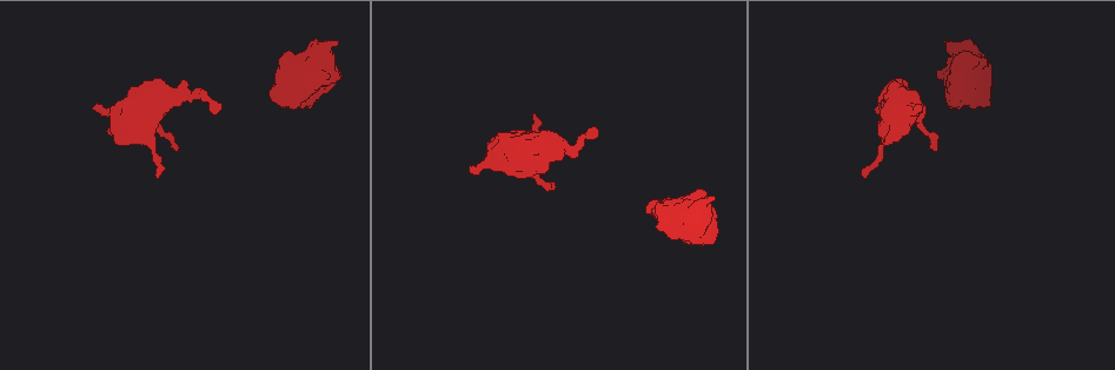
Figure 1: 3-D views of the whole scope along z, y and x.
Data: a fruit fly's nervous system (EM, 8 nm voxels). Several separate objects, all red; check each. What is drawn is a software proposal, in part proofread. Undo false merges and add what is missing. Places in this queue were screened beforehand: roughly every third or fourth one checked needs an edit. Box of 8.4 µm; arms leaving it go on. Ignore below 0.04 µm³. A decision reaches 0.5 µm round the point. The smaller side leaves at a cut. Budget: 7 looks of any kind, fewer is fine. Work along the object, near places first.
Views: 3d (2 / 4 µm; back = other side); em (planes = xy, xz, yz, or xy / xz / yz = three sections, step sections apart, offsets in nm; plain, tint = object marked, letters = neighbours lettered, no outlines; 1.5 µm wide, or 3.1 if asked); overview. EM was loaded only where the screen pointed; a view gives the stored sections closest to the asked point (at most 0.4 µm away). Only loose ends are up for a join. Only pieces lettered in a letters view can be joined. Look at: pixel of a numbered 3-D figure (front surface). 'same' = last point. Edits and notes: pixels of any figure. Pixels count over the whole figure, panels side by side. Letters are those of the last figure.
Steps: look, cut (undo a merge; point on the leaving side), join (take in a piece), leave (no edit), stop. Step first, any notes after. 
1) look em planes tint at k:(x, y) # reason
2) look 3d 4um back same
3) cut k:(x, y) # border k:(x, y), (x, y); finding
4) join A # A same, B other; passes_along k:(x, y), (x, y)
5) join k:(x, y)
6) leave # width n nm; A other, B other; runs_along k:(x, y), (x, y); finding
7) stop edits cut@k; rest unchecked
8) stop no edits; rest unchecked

look 3d 2um at 1:(156, 175) # branch stops here

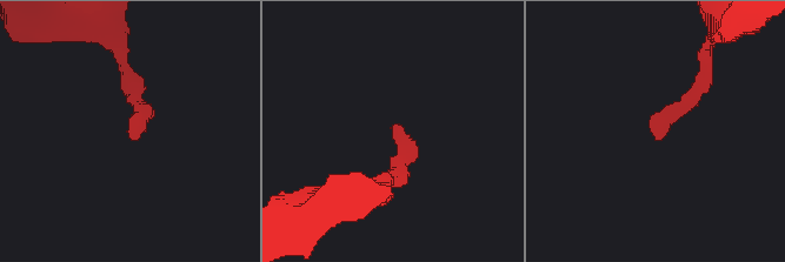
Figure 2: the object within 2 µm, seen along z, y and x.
look em yz step 4 letters at 2:(657, 140) # now the EM

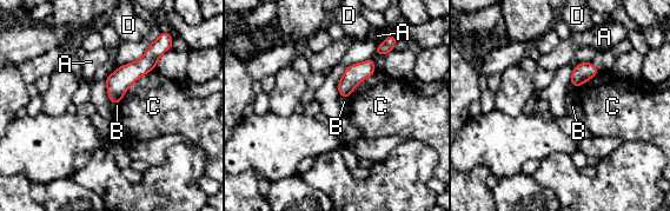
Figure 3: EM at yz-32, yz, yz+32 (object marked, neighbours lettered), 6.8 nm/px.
leave # longest_contact C 340 nm; A other, B other, C other, D other; no lettered piece goes on from it

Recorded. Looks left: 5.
look 3d 2um at 1:(715, 198) # an open end

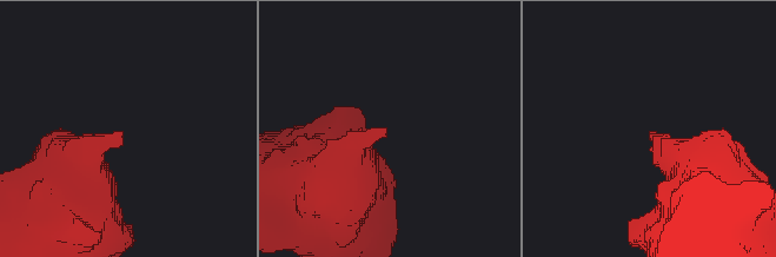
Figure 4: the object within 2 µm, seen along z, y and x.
look em xz step 4 tint at 4:(651, 134)

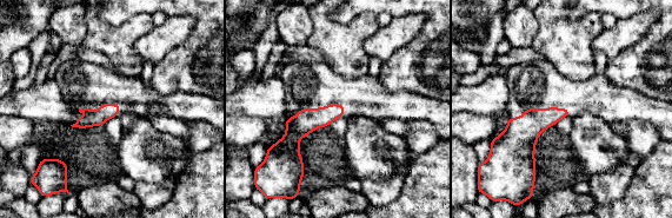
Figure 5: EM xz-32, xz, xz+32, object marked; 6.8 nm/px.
look em planes letters same # cut it another way

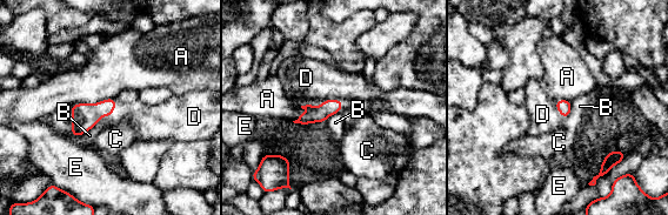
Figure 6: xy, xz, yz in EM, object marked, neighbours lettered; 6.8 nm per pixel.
join D # A other, B other, C other, D same, E other; it goes on there

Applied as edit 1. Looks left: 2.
stop edits join@6; rest unchecked

